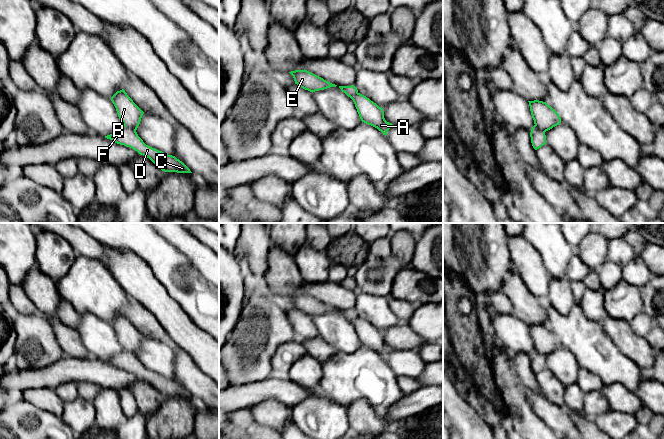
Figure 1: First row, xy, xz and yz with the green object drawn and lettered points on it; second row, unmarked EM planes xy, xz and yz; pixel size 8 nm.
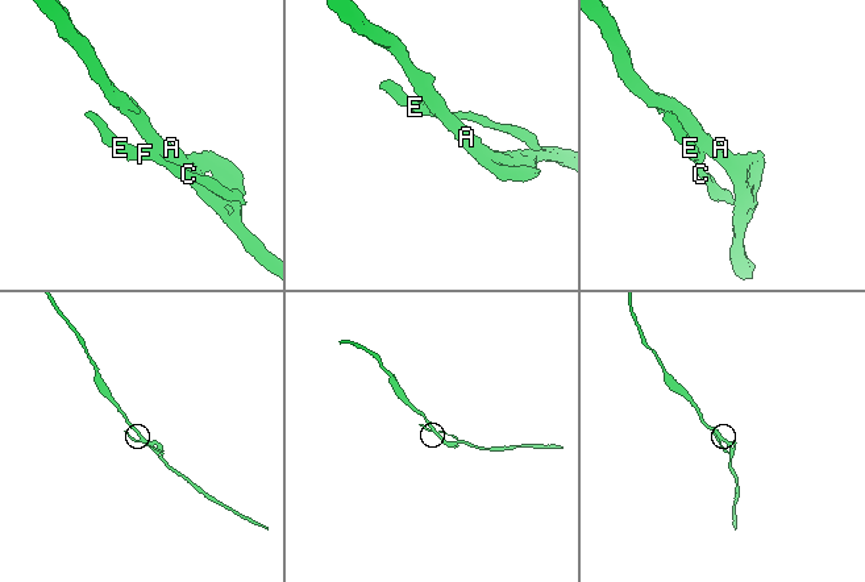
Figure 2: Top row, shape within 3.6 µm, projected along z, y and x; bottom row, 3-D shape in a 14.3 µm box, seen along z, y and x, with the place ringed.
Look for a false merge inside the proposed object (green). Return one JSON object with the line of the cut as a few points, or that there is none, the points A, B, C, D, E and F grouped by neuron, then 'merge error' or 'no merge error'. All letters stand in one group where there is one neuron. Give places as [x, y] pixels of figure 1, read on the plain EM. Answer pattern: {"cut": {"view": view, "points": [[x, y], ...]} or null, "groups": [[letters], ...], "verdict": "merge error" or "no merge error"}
{"cut": {"view": "xy", "points": [[124, 349], [130, 350], [135, 354]]}, "groups": [["A", "B"], ["C", "D", "E", "F"]], "verdict": "merge error"}

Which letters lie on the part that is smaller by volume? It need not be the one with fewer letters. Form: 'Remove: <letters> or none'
Remove: C, D, E, F

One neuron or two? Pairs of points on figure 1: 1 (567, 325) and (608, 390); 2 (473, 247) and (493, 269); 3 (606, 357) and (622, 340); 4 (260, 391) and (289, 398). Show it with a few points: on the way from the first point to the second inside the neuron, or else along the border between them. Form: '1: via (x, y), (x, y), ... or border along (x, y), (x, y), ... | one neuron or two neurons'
1: border along (604, 383), (619, 383), (627, 389) | two neurons
2: via (478, 252), (488, 264) | one neuron
3: border along (603, 326), (604, 332), (617, 348), (634, 361) | two neurons
4: via (267, 391), (282, 391) | one neuron

